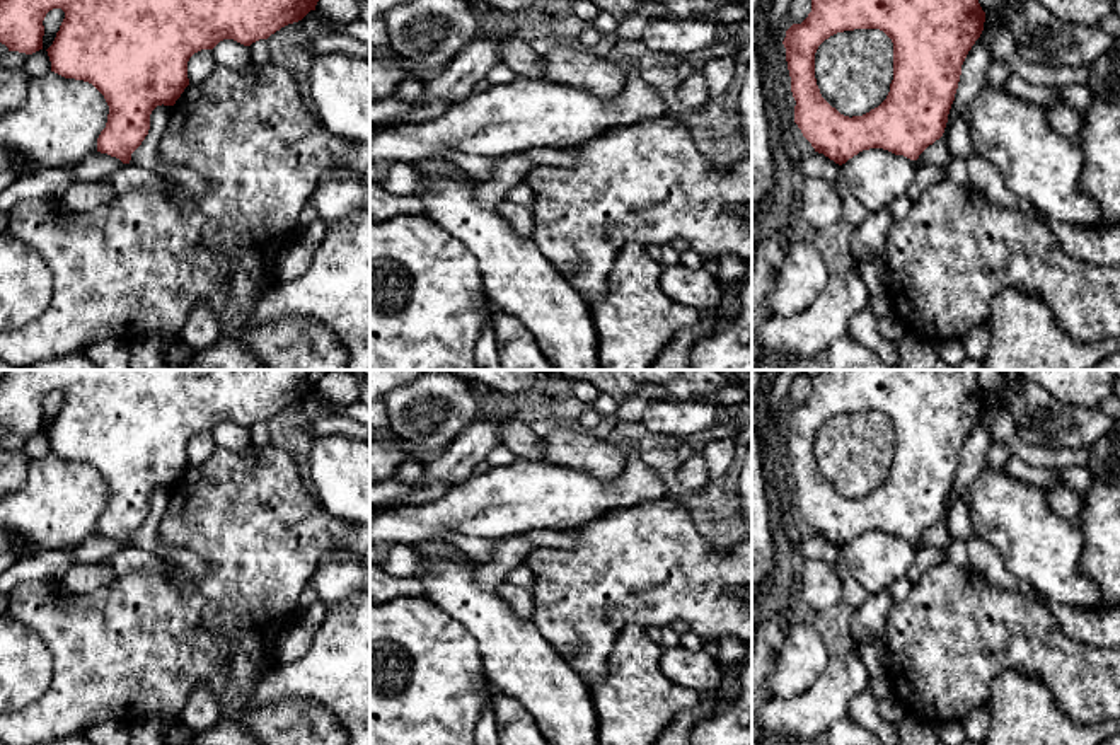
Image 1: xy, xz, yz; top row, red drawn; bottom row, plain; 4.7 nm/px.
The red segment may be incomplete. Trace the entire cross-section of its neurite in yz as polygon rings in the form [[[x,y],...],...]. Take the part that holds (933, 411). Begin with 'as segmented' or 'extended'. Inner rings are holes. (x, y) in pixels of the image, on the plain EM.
as segmented; [[[823,370],[811,378],[811,394],[801,406],[793,406],[782,423],[791,459],[791,474],[796,482],[794,505],[815,534],[842,547],[869,530],[883,530],[895,537],[917,542],[919,537],[944,515],[948,496],[958,471],[961,447],[980,419],[985,404],[979,370]],[[854,411],[880,411],[893,424],[893,462],[886,481],[863,498],[844,498],[820,476],[815,460],[815,435],[830,418]]]

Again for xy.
as segmented; [[[7,370],[0,378],[0,424],[9,433],[32,436],[43,431],[46,396],[61,390],[65,401],[46,431],[51,453],[92,465],[109,488],[106,510],[97,520],[97,534],[130,546],[131,535],[150,511],[157,488],[174,488],[189,467],[188,443],[201,431],[213,431],[223,421],[251,428],[281,409],[302,402],[329,370]]]

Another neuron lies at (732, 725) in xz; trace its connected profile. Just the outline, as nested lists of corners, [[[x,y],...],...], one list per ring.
[[[752,643],[736,668],[736,682],[733,701],[694,725],[690,745],[752,745]]]

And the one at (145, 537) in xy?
[[[157,488],[150,496],[150,511],[141,527],[131,535],[130,546],[145,551],[153,561],[172,561],[189,576],[203,576],[208,564],[188,549],[170,549],[159,540],[159,525],[165,513],[172,488]]]

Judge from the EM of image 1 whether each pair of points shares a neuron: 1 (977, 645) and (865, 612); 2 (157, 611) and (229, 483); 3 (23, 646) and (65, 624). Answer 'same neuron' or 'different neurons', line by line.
1: different neurons
2: same neuron
3: different neurons

